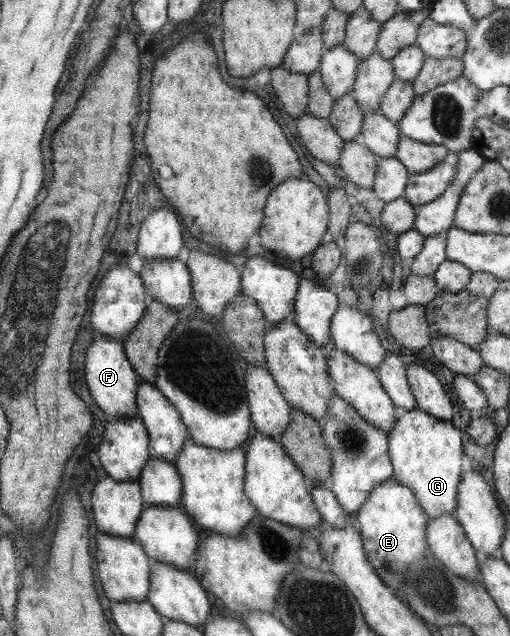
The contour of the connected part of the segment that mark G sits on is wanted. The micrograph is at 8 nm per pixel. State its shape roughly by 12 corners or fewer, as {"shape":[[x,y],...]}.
{"shape":[[417,407],[389,433],[393,478],[452,514],[461,432]]}

